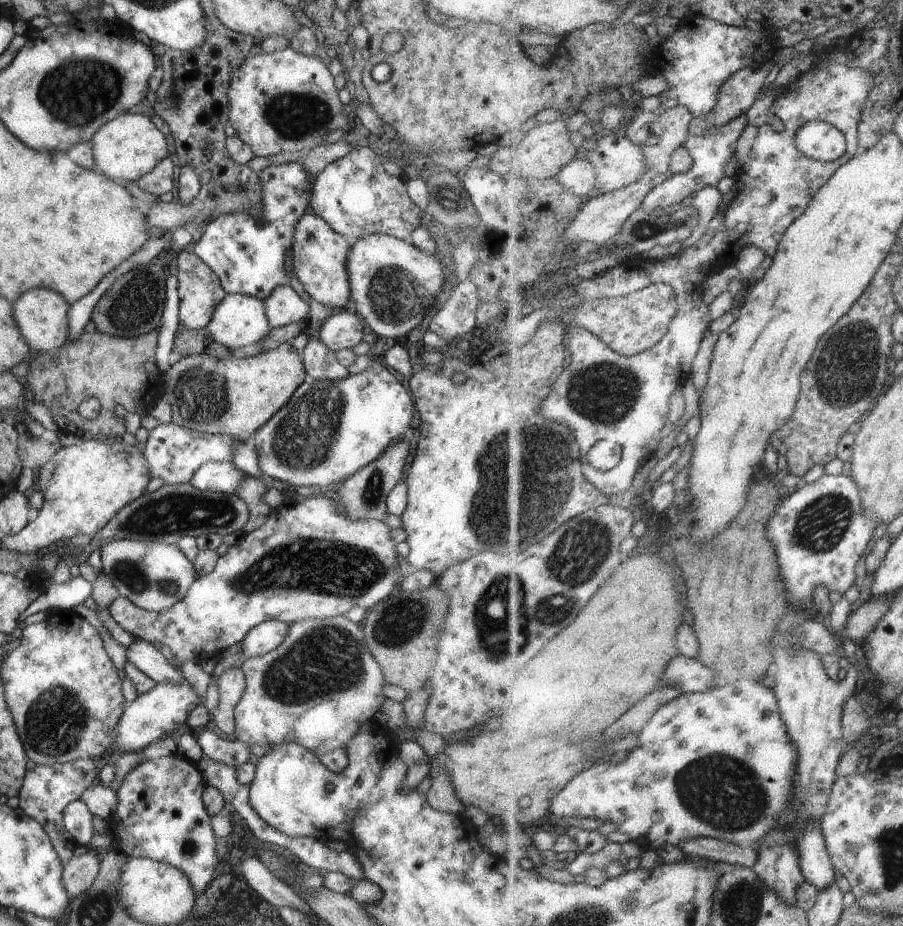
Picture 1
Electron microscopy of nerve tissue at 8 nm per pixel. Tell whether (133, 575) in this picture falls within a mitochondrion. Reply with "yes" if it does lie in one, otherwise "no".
yes

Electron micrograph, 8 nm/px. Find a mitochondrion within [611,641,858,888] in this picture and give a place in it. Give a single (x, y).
(729, 798)

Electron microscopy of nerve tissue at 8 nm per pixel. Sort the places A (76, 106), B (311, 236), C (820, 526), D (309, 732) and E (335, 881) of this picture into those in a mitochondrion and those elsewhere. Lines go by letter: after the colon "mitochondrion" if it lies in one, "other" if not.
A: mitochondrion
B: mitochondrion
C: mitochondrion
D: other
E: other

